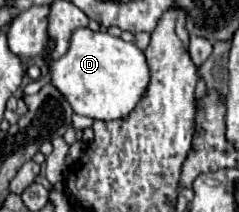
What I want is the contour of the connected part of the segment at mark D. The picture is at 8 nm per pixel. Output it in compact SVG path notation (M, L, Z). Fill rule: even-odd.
M88 27L76 29L68 53L58 61L48 63L48 67L52 73L52 85L68 99L74 113L100 121L126 119L126 115L130 115L130 111L142 101L150 83L146 57L134 43L126 43L110 33L94 33Z

